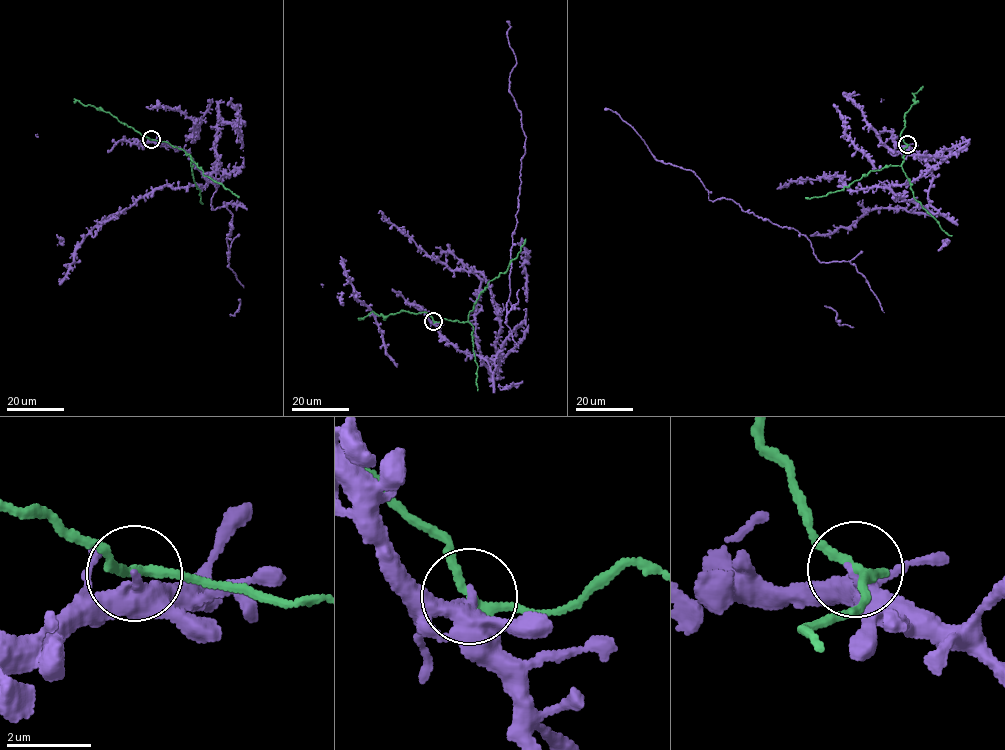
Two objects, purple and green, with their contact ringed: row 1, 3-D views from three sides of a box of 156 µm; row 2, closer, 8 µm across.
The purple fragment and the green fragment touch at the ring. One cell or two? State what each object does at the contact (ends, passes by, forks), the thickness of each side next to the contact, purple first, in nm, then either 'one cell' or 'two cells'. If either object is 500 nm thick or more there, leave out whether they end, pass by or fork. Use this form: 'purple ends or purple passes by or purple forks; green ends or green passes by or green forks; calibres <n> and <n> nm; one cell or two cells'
purple passes by; green passes by; calibres 300 and 220 nm; one cell

